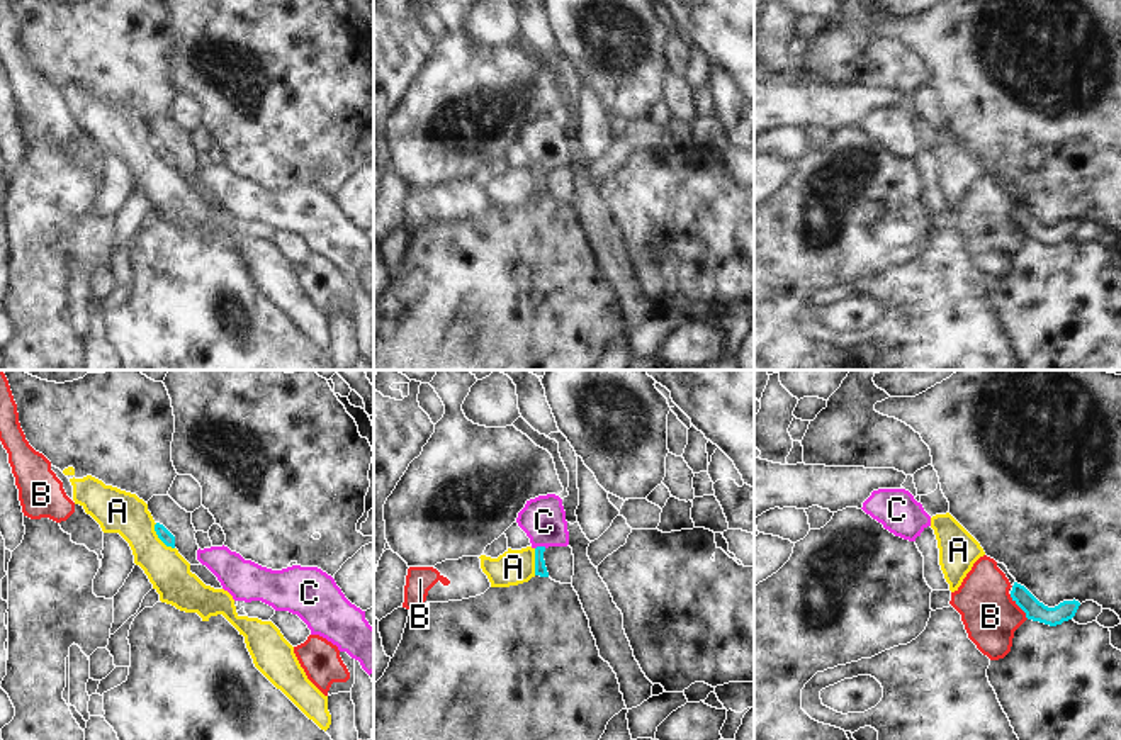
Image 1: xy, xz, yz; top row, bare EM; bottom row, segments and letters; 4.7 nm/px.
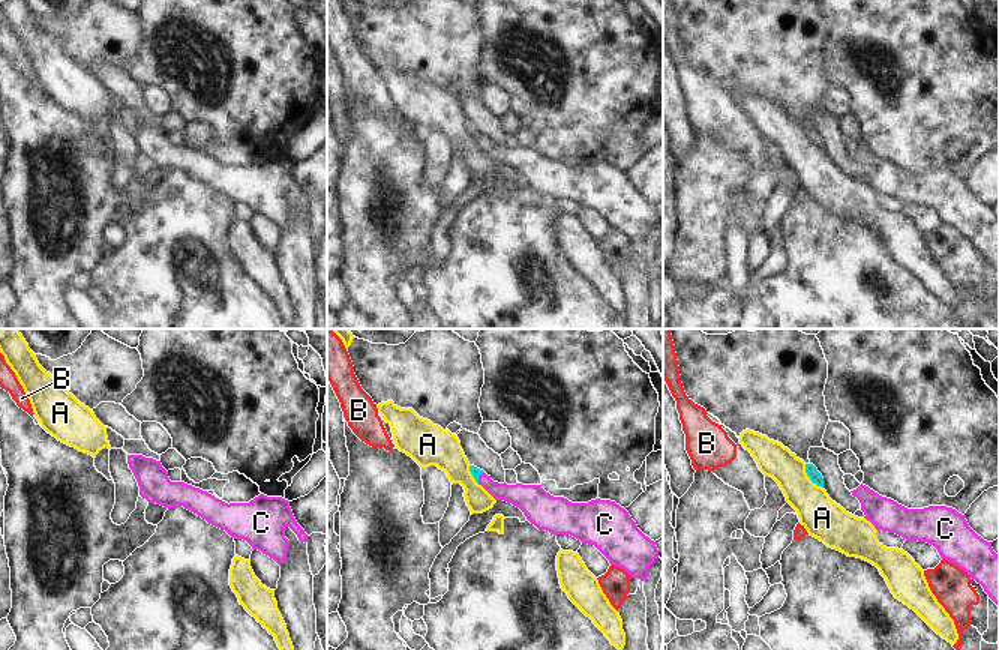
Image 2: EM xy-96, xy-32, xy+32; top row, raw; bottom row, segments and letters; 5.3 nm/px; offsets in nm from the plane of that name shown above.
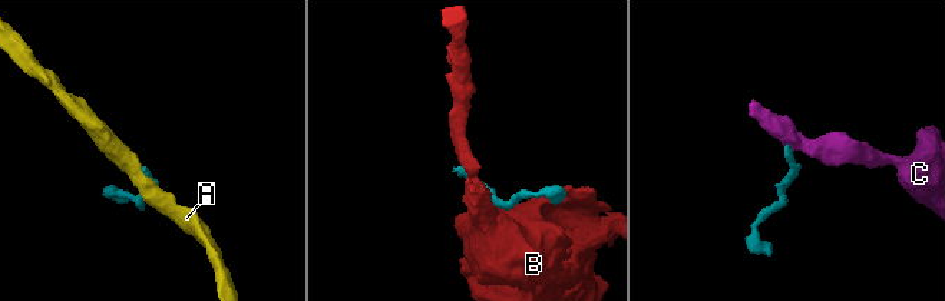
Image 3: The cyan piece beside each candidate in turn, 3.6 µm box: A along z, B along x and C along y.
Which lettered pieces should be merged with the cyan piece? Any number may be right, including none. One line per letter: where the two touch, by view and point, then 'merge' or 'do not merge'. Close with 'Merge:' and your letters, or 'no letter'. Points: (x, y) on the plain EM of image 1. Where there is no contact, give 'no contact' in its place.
A: xy (160, 158) | do not merge
B: yz (1018, 224) | do not merge
C: xz (540, 167) | merge
Merge: C

